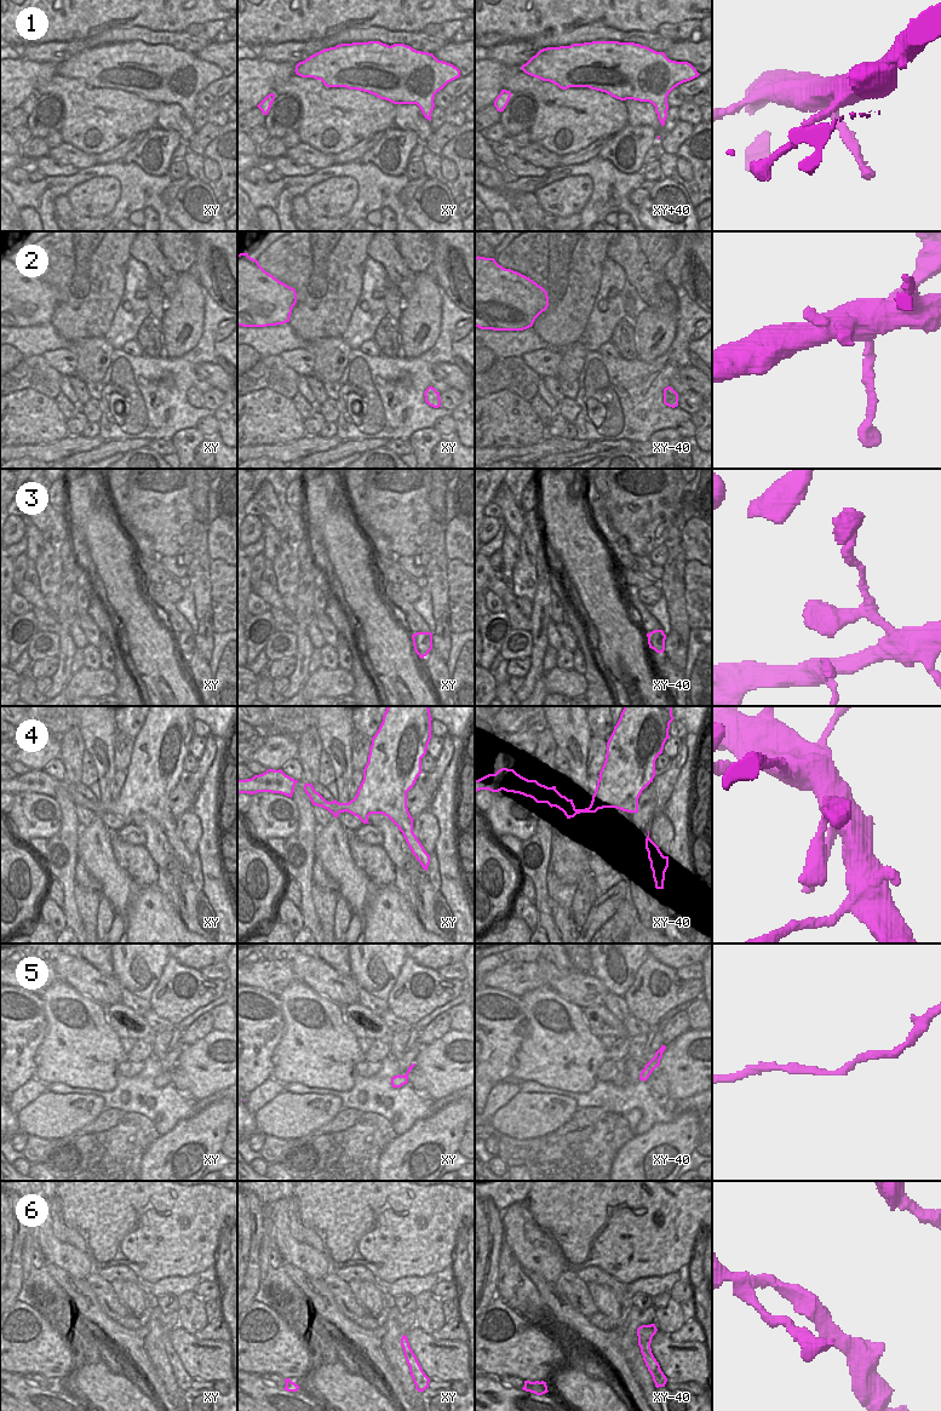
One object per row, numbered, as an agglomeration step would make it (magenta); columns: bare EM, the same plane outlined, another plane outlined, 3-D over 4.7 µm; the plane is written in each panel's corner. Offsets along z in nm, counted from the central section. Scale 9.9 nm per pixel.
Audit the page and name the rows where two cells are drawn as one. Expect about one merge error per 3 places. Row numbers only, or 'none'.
1

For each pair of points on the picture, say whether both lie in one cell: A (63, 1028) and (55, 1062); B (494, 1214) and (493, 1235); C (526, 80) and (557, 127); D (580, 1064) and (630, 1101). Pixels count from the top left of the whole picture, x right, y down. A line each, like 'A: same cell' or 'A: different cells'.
A: same cell
B: same cell
C: same cell
D: different cells

